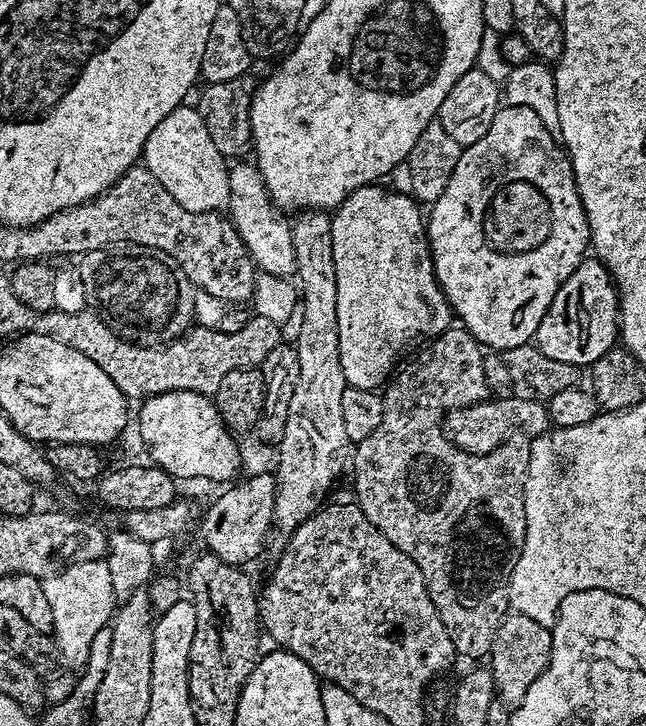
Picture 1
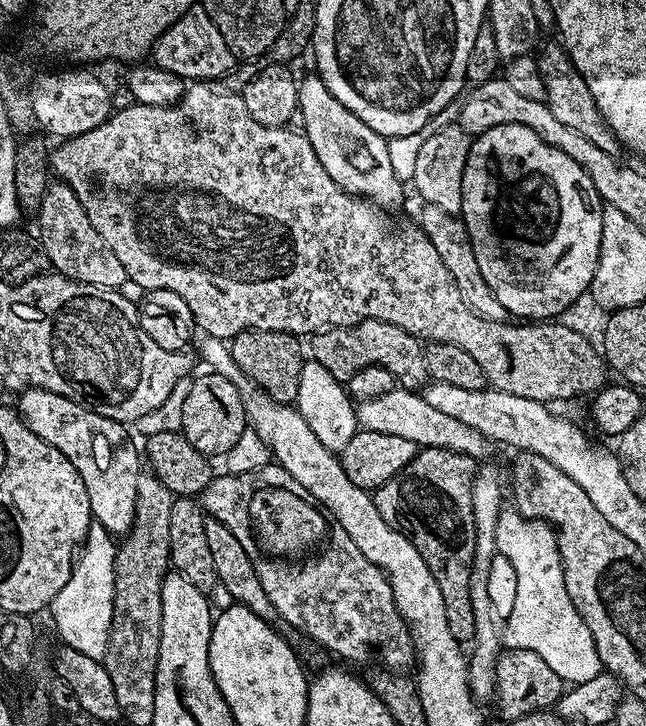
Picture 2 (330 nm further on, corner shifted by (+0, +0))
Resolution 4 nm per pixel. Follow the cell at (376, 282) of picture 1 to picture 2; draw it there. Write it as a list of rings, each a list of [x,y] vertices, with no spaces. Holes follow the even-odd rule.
[[[311,75],[305,80],[303,77],[298,84],[298,116],[304,119],[302,131],[310,146],[314,146],[318,162],[326,166],[326,174],[330,174],[332,181],[352,196],[362,196],[385,210],[398,207],[405,185],[395,176],[390,164],[388,140],[370,130],[362,118],[350,114],[350,110],[326,90],[326,82],[322,82],[319,75]]]

